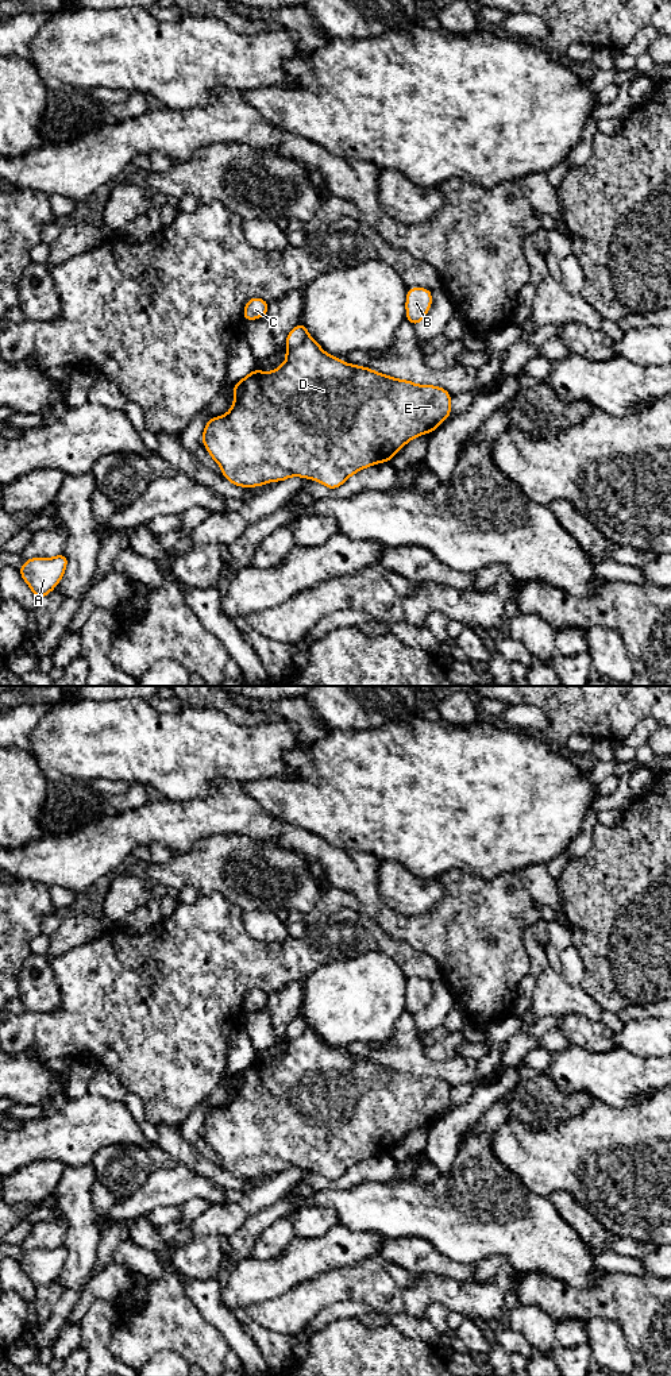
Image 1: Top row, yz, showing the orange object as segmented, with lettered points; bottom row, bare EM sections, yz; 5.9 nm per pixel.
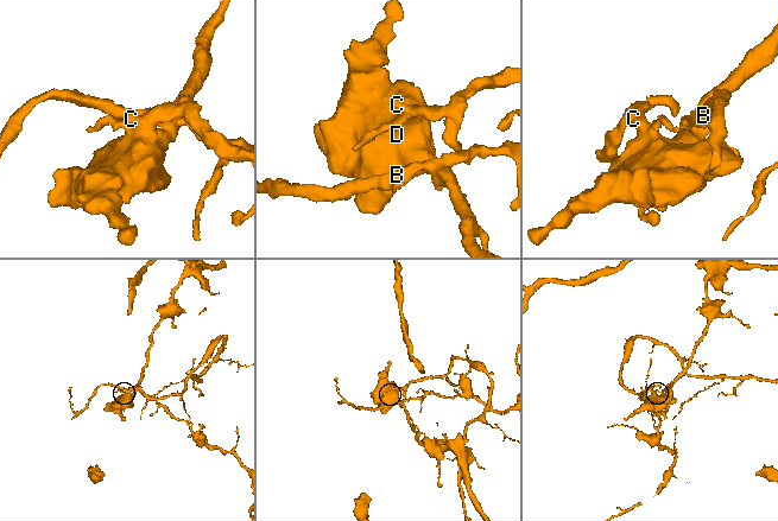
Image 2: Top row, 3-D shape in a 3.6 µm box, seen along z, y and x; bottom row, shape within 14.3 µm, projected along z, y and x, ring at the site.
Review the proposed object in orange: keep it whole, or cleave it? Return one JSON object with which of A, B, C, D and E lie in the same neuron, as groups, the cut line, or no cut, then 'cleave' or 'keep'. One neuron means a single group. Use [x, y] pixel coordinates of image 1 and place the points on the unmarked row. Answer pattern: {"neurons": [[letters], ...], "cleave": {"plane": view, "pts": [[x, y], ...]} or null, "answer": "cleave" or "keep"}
{"neurons": [["A", "B", "D", "E"], ["C"]], "cleave": {"plane": "yz", "pts": [[308, 1025], [303, 1032], [286, 1040]]}, "answer": "cleave"}

